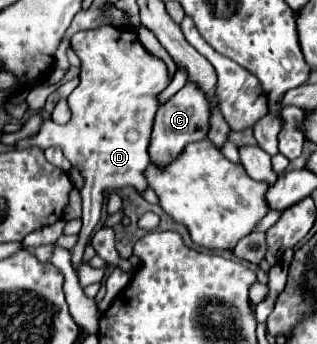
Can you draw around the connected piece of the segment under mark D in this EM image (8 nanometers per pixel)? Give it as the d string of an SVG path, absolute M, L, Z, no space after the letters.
M109 24L91 31L79 31L71 39L71 49L81 59L81 83L69 95L69 107L73 111L71 121L59 125L44 119L33 139L19 141L19 149L27 145L39 145L43 149L61 145L63 155L85 177L85 187L81 189L83 229L71 249L71 265L77 271L83 263L83 251L101 219L99 207L103 203L103 191L123 185L135 187L137 193L147 189L147 141L151 137L155 109L159 107L157 95L169 85L169 77L165 63L141 47L135 31L125 29L119 33L119 29Z

